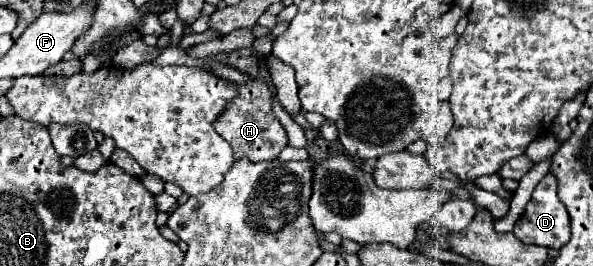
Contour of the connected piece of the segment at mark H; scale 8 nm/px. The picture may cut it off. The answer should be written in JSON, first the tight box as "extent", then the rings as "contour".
{"extent":[214,80,288,162],"contour":[[[248,80],[248,84],[238,86],[238,96],[228,104],[228,108],[220,114],[214,128],[216,132],[230,144],[234,158],[248,158],[252,162],[266,162],[278,158],[280,150],[288,144],[286,132],[282,124],[272,114],[272,94],[264,82]]]}

